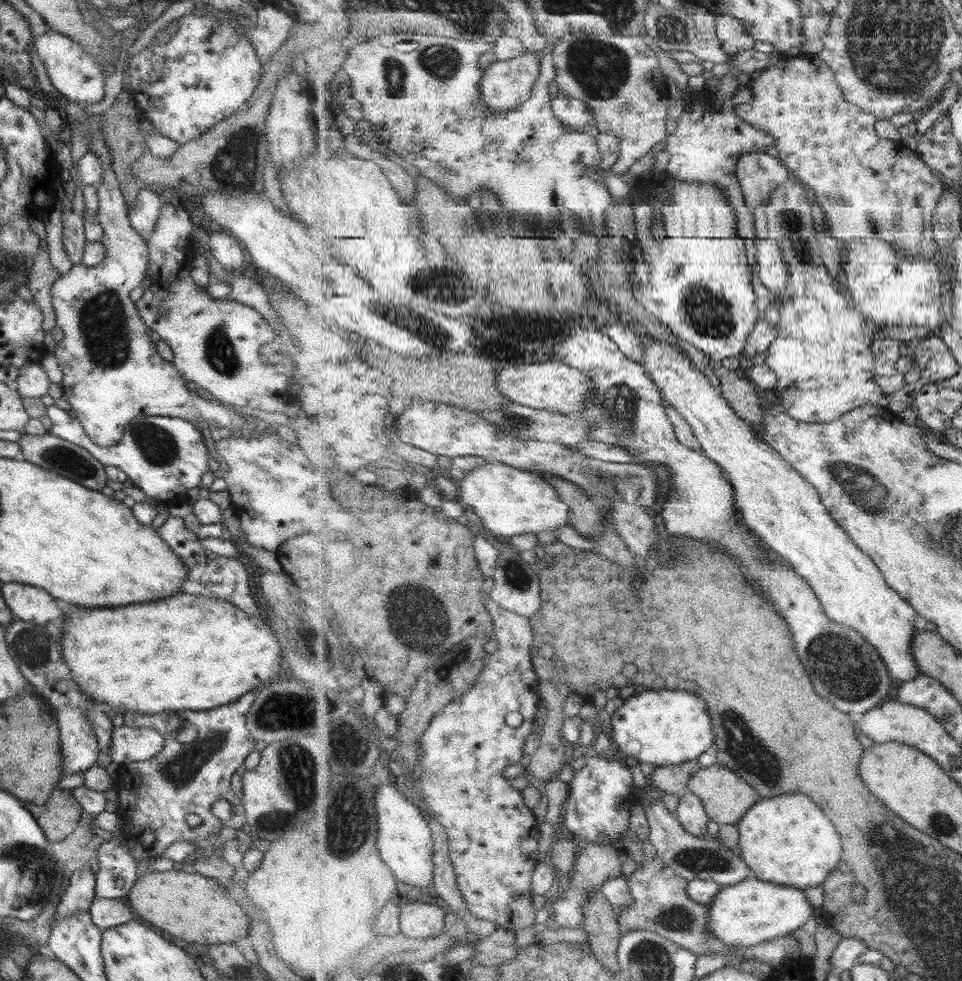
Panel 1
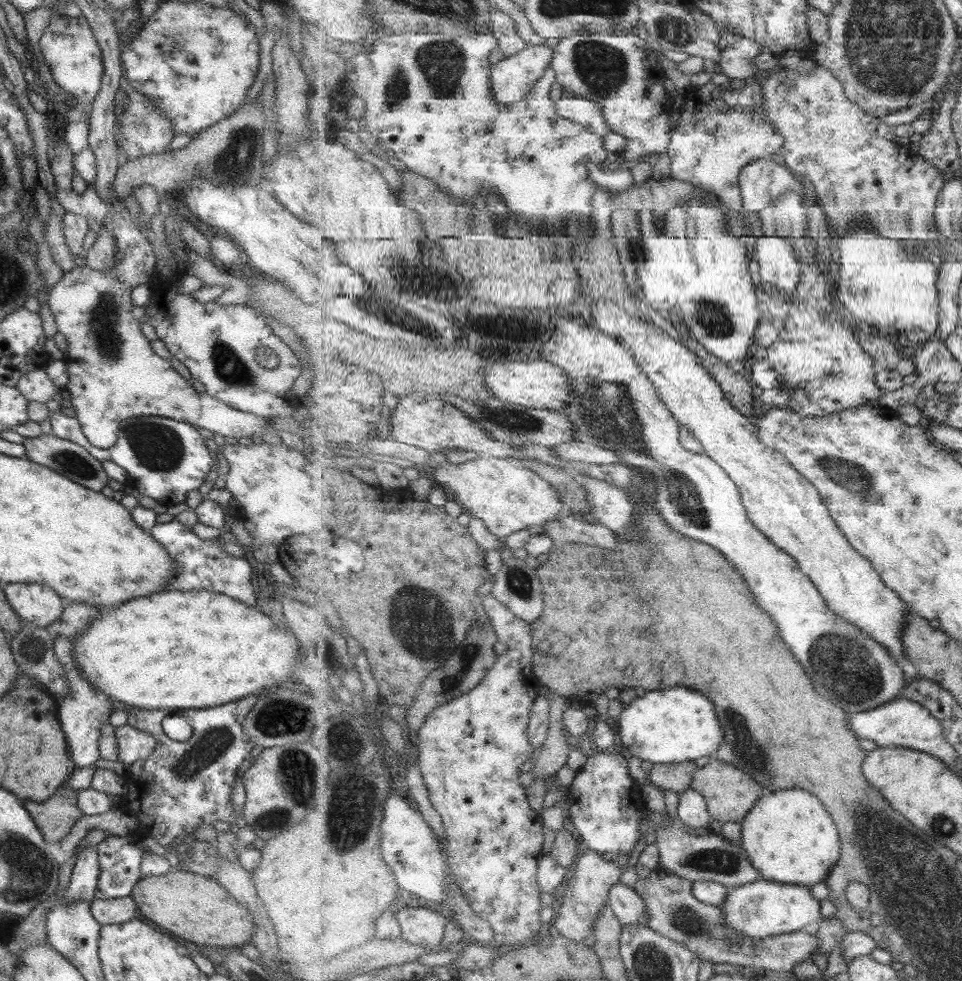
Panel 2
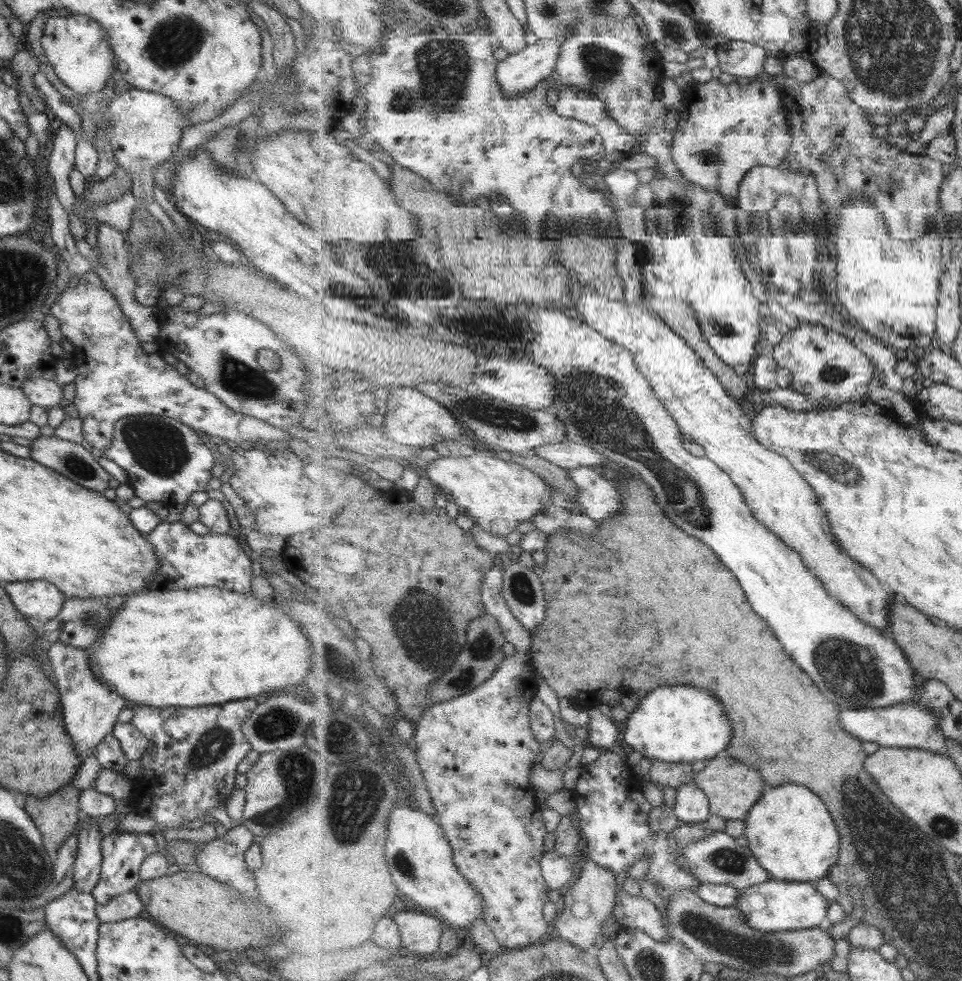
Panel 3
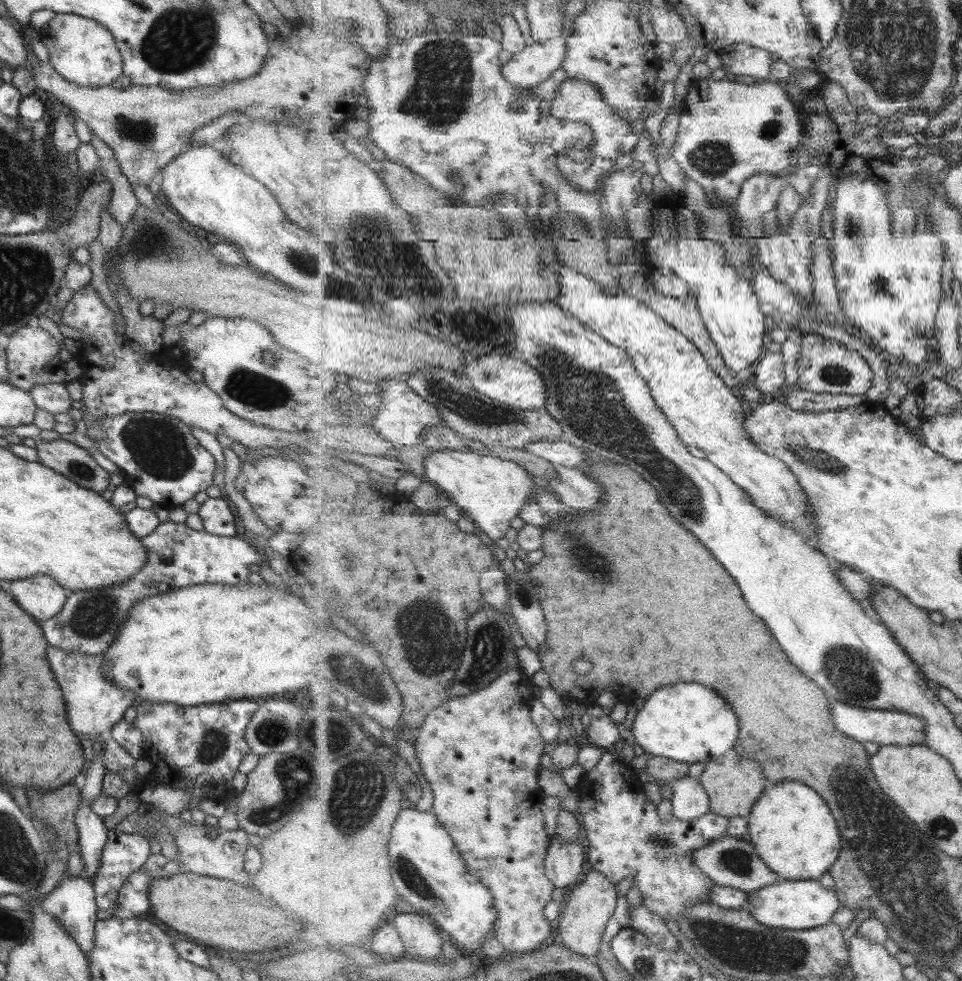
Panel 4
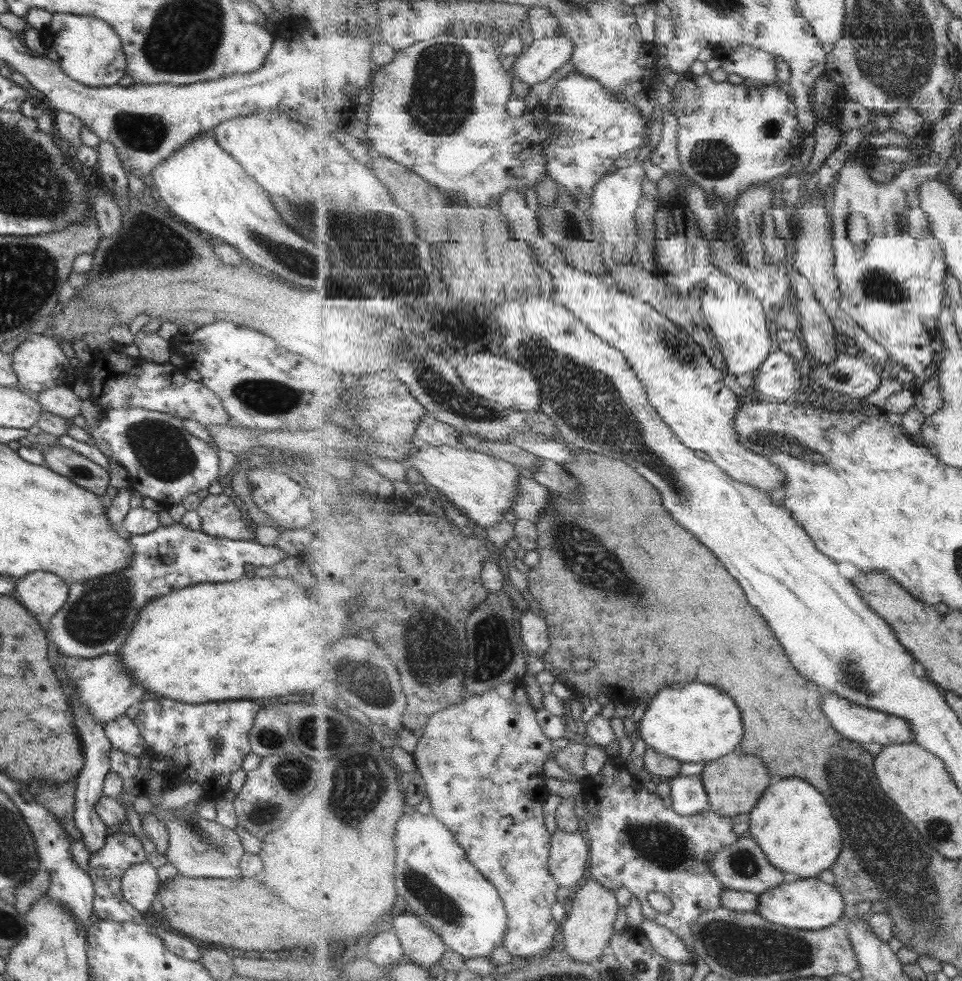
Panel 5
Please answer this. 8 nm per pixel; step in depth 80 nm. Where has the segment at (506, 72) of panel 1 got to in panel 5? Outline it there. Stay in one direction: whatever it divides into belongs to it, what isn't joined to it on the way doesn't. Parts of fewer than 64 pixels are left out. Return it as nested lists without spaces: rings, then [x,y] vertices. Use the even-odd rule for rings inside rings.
[[[561,32],[555,38],[533,42],[533,46],[513,64],[512,76],[527,84],[541,82],[545,85],[555,70],[571,61],[576,51],[575,45],[573,40]]]

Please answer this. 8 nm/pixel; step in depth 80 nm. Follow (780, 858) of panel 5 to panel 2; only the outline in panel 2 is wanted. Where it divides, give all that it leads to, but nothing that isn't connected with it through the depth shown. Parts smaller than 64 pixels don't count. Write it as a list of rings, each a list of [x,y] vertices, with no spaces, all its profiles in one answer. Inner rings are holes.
[[[801,788],[781,790],[773,794],[766,791],[765,796],[755,803],[743,819],[740,845],[747,851],[753,866],[759,870],[763,879],[807,887],[824,882],[842,856],[840,832],[830,811],[827,812],[821,799]]]

